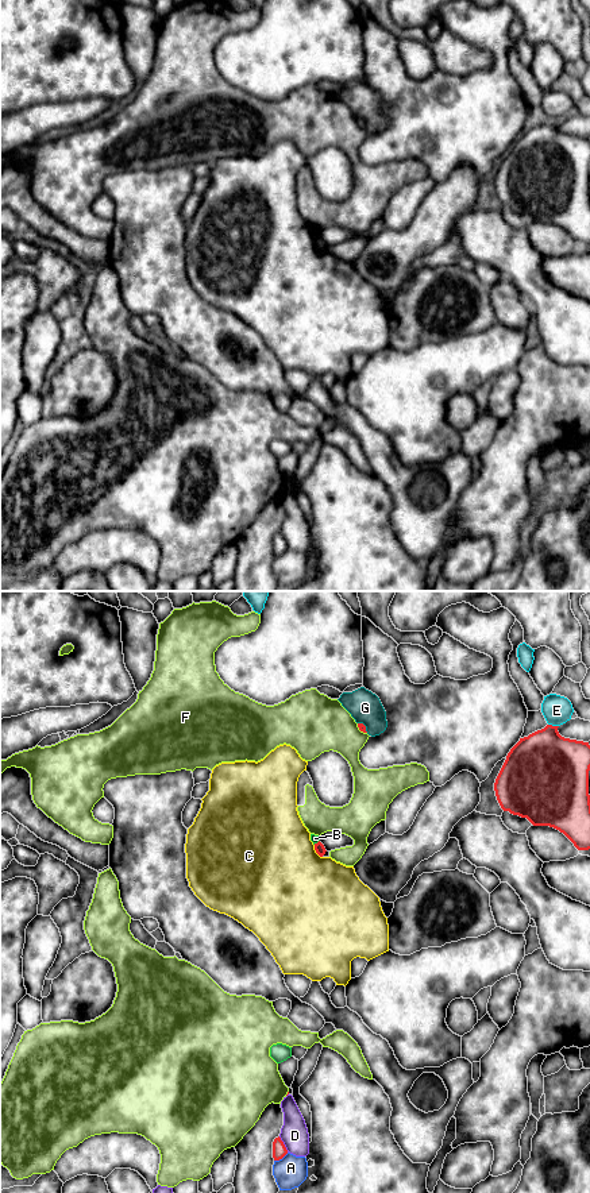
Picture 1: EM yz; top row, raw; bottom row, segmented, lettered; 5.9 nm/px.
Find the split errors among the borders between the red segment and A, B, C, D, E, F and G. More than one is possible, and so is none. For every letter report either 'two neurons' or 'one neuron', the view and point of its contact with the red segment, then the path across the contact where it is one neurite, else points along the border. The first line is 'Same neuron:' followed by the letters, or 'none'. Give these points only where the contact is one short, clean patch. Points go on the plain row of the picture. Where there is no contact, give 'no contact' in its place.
Same neuron: none
A: two neurons; meets red in yz at (281, 553)
B: two neurons; meets red in yz at (317, 238); border along yz (319, 235), (313, 239)
C: two neurons; meets red in yz at (316, 247)
D: two neurons; meets red in yz at (284, 540)
E: two neurons; meets red in yz at (554, 122)
F: two neurons; meets red in yz at (361, 126)
G: two neurons; meets red in yz at (365, 122)

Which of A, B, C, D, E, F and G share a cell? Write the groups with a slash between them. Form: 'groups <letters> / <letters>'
groups A / B E / C / D / F / G

